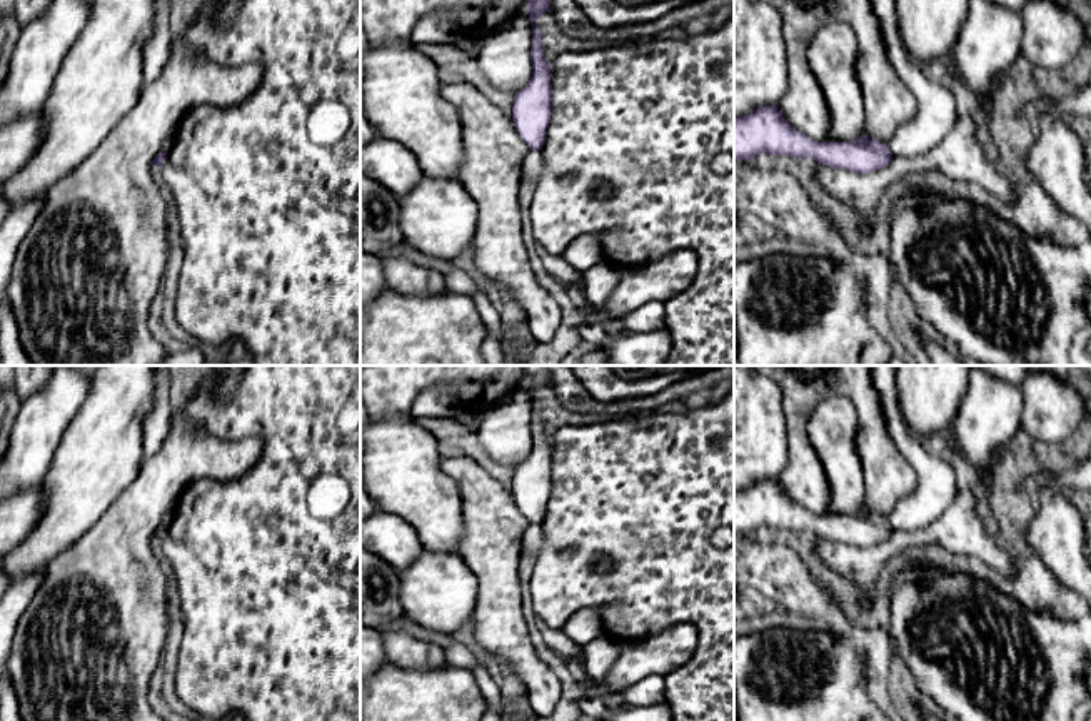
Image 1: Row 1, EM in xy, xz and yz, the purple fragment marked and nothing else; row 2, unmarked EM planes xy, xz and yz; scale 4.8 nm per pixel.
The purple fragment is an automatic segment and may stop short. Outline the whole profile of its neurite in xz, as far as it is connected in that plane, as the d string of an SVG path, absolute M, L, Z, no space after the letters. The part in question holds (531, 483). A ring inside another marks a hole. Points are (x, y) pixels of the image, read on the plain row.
M522 366L522 371L527 374L532 399L532 451L512 476L512 494L529 522L540 524L551 494L552 461L551 436L546 432L540 416L542 406L535 402L535 394L549 386L549 366Z

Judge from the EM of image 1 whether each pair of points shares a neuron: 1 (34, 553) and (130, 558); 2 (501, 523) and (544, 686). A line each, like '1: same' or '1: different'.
1: different
2: same

